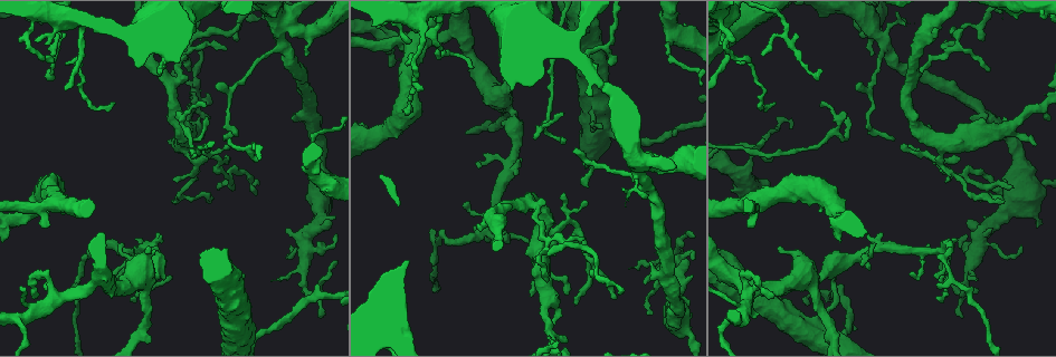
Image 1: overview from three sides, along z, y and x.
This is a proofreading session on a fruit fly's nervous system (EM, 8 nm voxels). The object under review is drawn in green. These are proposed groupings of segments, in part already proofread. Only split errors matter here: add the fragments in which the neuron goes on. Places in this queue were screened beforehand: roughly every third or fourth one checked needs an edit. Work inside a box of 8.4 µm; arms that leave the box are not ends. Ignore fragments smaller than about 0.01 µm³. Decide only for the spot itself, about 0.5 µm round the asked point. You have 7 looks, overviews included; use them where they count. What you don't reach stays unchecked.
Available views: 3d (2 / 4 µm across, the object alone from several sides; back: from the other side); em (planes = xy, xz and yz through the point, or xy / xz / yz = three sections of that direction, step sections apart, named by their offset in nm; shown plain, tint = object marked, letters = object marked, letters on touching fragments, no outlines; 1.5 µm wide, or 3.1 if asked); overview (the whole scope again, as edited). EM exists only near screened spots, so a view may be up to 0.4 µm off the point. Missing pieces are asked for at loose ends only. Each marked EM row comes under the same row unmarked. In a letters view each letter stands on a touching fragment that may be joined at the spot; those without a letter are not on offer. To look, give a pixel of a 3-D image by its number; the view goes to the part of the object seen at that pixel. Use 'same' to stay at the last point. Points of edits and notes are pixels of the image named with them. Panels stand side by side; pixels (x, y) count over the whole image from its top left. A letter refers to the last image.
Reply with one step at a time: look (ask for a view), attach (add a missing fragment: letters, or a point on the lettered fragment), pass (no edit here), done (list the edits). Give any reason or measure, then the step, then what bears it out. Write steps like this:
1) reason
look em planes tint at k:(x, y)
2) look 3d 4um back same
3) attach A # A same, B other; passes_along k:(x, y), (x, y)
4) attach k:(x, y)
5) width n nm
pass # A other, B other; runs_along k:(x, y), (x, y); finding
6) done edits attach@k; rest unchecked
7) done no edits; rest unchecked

branch stops here
look 3d 2um at 1:(469, 66)

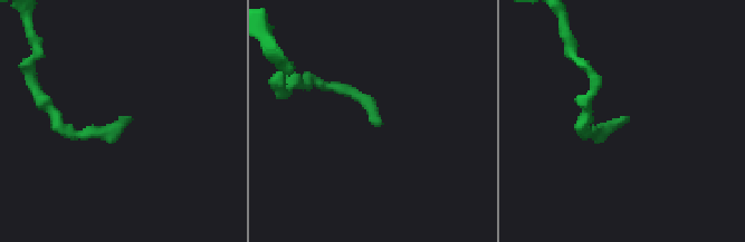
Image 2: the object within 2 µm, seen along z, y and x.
now the EM
look em planes tint at 2:(627, 116)

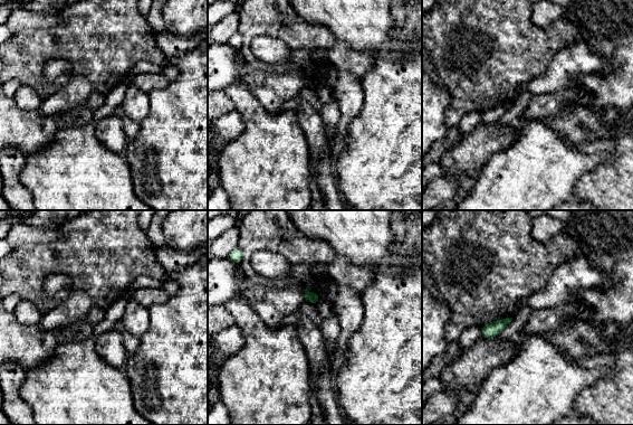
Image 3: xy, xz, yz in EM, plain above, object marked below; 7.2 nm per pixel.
look em planes letters same

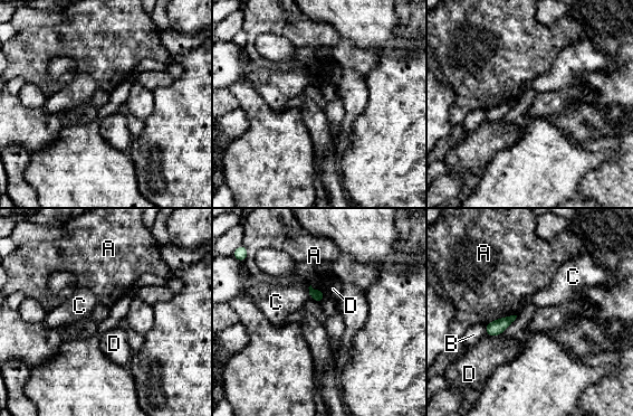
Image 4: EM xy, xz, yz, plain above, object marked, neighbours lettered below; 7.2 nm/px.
width 80 nm
pass # A other, B other, C other, D other; border 4:(516, 314), (501, 317), (485, 324); none of them fits

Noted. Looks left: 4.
free end
look em planes letters at 1:(962, 318)

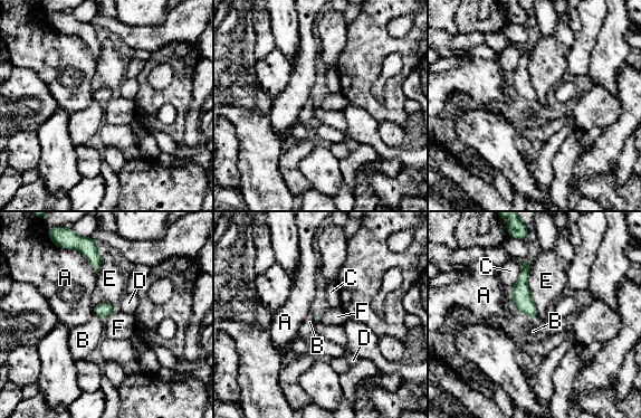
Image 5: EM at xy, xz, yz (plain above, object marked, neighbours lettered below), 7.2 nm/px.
attach F # A other, B other, C other, D other, E other, F same; passes_along 5:(103, 310), (108, 314), (118, 325); the neuron continues

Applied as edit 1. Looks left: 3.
done edits attach@5; rest unchecked

